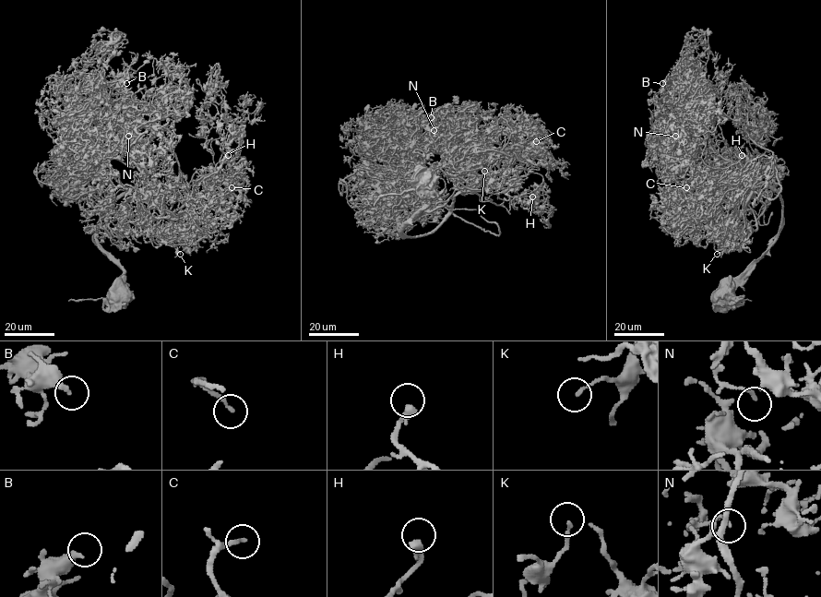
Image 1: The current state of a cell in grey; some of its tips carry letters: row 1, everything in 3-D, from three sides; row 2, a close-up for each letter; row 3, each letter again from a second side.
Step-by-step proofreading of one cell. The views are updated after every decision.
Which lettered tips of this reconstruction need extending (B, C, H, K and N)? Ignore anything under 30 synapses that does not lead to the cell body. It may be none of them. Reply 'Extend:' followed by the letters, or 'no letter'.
Extend: C, H

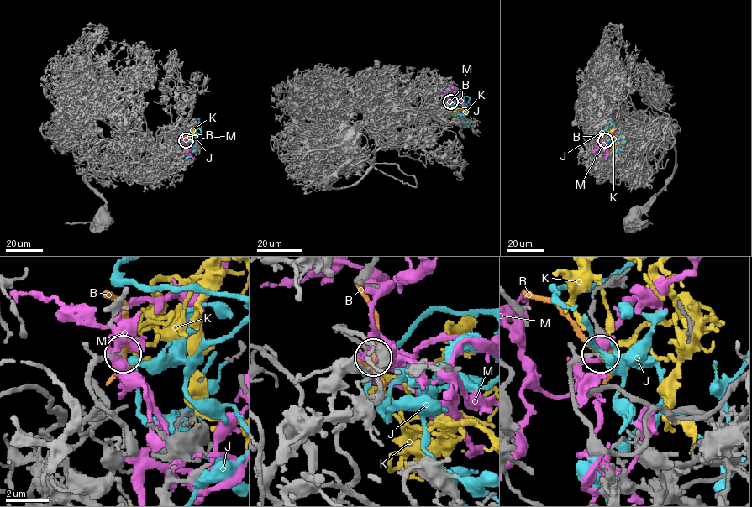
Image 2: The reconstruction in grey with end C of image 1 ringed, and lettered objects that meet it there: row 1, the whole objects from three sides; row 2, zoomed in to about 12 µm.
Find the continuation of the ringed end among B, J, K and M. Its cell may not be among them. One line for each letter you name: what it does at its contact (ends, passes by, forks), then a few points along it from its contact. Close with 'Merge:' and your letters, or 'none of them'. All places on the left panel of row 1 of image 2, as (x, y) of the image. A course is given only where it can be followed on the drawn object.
K: It ends there. Its course: (186, 140), (196, 131), (191, 138)
Merge: K

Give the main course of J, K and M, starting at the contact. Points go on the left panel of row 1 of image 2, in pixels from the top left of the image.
J: (186, 140), (194, 139), (201, 131), (197, 127), (199, 120), (196, 119)
K: (186, 140), (196, 131), (191, 138)
M: (185, 141), (190, 148), (195, 150), (187, 151), (195, 160)

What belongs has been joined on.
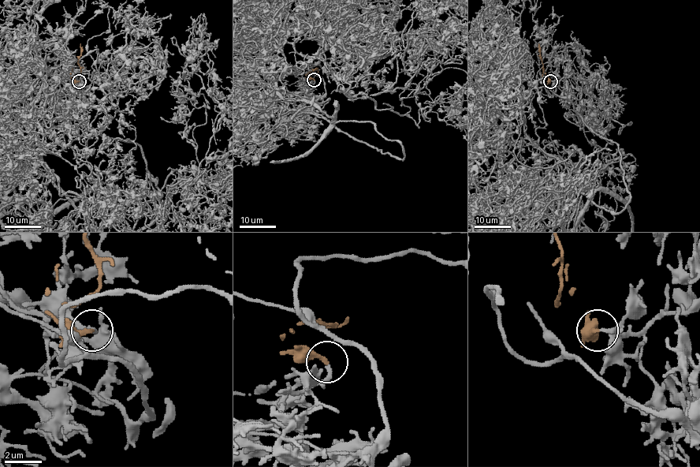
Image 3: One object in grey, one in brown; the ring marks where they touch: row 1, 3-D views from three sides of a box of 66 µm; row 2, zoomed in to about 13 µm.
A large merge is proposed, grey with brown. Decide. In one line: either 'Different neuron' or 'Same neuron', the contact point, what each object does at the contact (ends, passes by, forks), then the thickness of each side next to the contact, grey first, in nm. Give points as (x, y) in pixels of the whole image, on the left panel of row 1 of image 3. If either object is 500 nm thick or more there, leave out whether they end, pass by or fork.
Same neuron. Place: (79, 81). At the ring grey ends. At the ring brown ends. Thickness 240 nm (grey) against 240 nm

